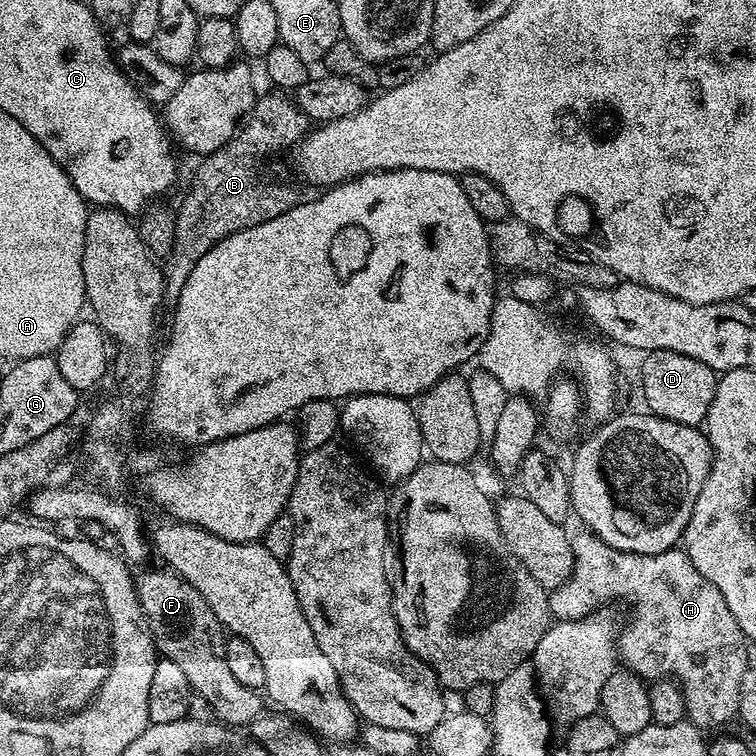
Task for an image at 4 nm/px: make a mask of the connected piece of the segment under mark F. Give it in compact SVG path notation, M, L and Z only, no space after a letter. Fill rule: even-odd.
M152 568L149 572L135 577L138 602L142 606L145 618L148 619L148 629L152 631L152 640L156 644L157 653L165 660L172 660L184 671L186 682L190 682L193 693L206 698L206 702L212 708L213 717L219 723L225 726L252 725L265 711L265 697L257 689L242 686L242 682L238 682L234 678L234 674L230 674L230 666L226 666L224 657L226 640L223 635L216 636L216 632L221 631L220 623L214 610L210 610L210 606L206 606L206 598L202 598L202 594L198 594L198 590L194 590L194 586L190 586L190 582L186 582L175 572L160 568Z

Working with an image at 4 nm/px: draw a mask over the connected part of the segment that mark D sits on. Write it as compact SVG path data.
M658 350L649 352L640 364L640 388L644 391L643 407L653 416L661 416L670 422L685 424L691 428L703 425L706 414L710 410L710 402L714 402L714 390L718 373L710 366L698 362L698 358L686 358L686 354L678 354L674 350Z

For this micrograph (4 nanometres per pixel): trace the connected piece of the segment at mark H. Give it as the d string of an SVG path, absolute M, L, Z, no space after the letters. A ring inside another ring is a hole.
M587 530L572 532L572 573L562 586L548 592L548 611L557 621L581 620L593 612L601 611L612 599L629 600L632 603L632 617L628 625L619 629L616 637L618 660L627 671L639 676L645 682L673 679L677 681L684 695L684 711L687 719L701 730L716 728L737 719L740 710L742 678L750 670L748 664L749 641L734 622L726 598L690 562L687 552L679 547L662 554L630 554L614 550L602 538Z

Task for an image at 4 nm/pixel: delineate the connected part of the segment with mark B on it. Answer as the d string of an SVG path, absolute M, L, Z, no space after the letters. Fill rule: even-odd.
M272 90L269 96L261 95L257 99L250 115L226 146L199 161L192 185L176 212L172 252L162 260L165 301L174 302L179 298L182 286L186 286L186 278L190 278L190 270L198 266L198 258L214 250L222 238L270 222L270 218L278 218L278 214L286 214L286 210L295 206L298 202L295 190L284 184L276 185L272 180L260 181L260 168L256 164L270 159L275 152L299 145L309 131L308 116L297 106L295 99L283 91Z

